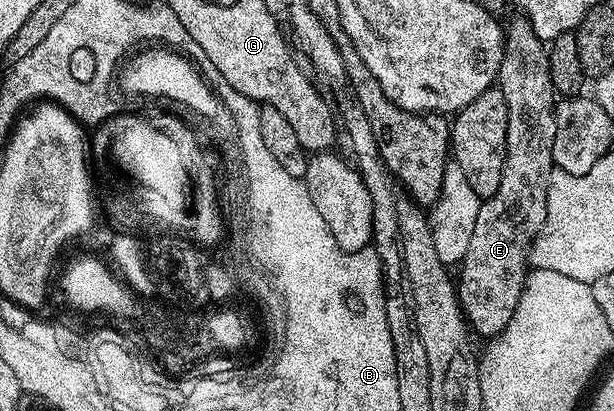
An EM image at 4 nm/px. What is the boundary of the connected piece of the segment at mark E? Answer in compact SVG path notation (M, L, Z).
M515 16L519 17L513 18L505 25L505 52L497 78L497 87L504 92L505 104L508 107L508 127L505 131L500 186L493 196L480 204L469 251L465 251L465 259L457 269L460 307L468 326L476 334L479 332L483 339L499 336L499 332L509 323L513 311L517 309L523 284L527 281L529 272L531 244L535 242L536 235L547 222L547 180L555 163L553 139L557 135L555 122L557 94L549 75L548 46L533 31L526 16Z

